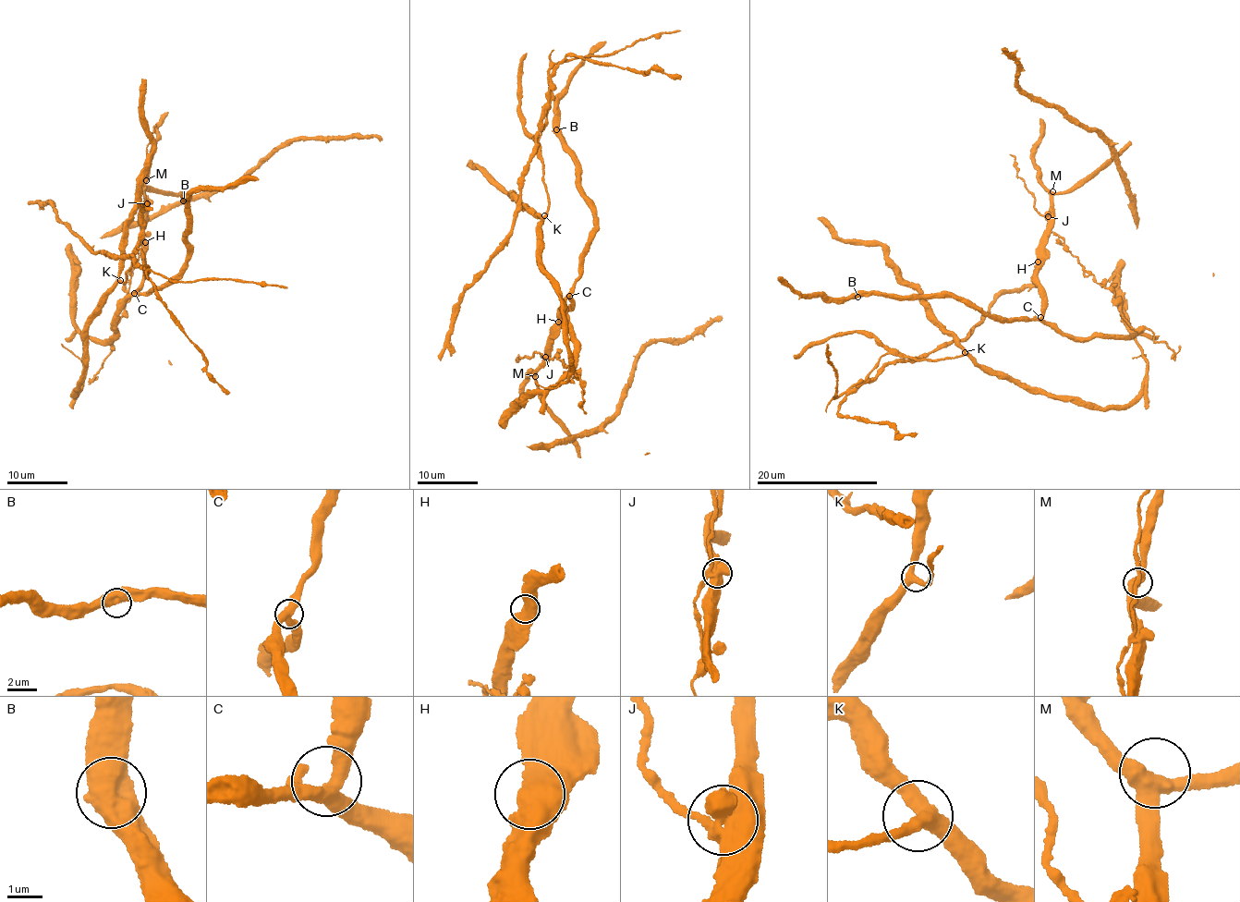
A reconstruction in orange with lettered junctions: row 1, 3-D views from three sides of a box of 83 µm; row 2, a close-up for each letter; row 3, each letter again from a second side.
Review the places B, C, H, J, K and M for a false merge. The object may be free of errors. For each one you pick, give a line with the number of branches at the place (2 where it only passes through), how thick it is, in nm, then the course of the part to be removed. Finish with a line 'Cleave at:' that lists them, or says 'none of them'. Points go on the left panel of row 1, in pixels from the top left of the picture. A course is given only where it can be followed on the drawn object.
J: 3 branches meet; 550 nm thick; foreign part runs (148, 203), (138, 219), (139, 257), (125, 310), (110, 352), (93, 378), (97, 378)
Cleave at: J

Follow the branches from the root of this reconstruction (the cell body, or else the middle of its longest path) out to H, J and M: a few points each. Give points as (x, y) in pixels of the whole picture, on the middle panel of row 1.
H: (569, 374), (560, 386), (553, 384), (574, 359), (573, 335), (565, 303), (567, 298), (572, 303), (558, 322)
J: (569, 374), (560, 386), (553, 384), (574, 359), (567, 298), (572, 303), (548, 339), (545, 358)
M: (569, 374), (560, 386), (553, 384), (574, 359), (567, 298), (572, 303), (557, 320), (535, 376)

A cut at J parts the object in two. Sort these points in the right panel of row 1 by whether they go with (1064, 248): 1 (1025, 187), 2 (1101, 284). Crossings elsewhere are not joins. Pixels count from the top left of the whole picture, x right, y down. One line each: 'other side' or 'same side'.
1: same side
2: same side

